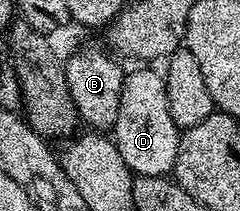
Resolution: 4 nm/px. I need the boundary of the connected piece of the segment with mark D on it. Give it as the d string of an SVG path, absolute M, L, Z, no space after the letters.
M134 71L122 80L122 96L120 97L120 113L112 128L114 144L120 149L120 157L124 157L124 165L135 175L169 176L174 170L180 128L173 123L169 113L169 99L166 96L166 80L154 71Z

